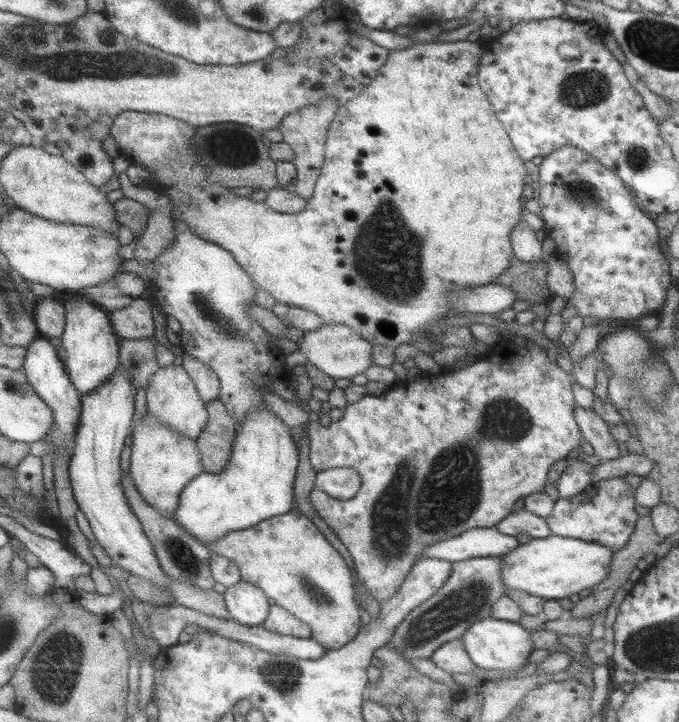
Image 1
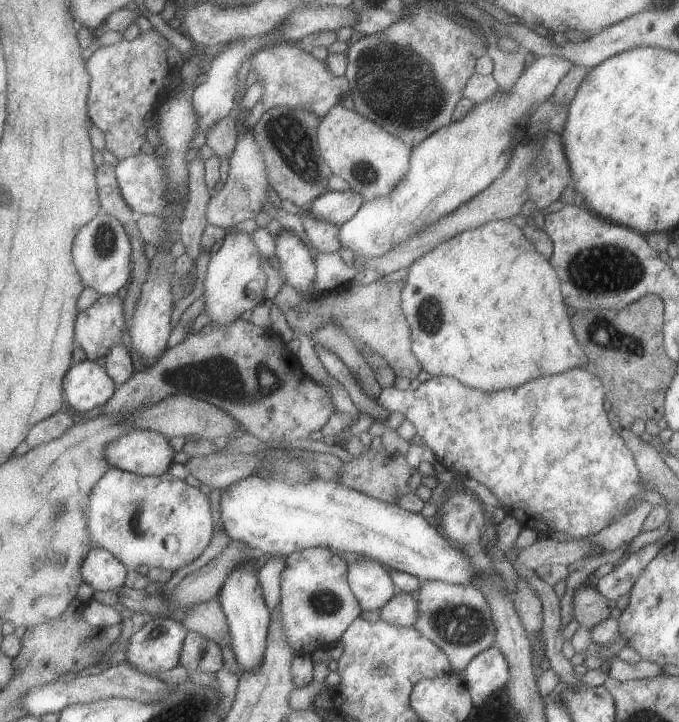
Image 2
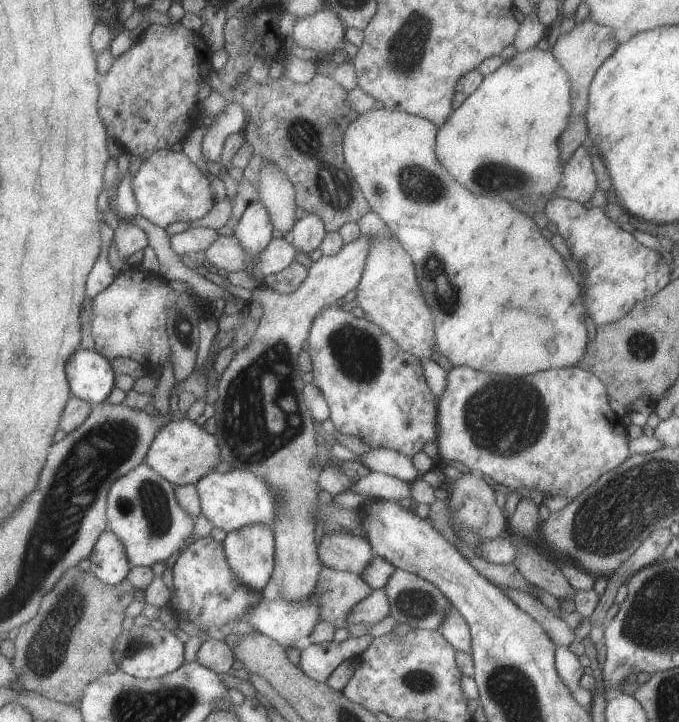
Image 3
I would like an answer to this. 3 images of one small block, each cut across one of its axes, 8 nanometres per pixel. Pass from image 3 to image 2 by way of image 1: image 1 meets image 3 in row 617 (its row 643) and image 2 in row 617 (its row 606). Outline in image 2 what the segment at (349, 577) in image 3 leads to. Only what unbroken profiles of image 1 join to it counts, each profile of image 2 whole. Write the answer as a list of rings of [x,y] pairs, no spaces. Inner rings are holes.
[[[313,547],[286,555],[286,568],[280,576],[280,622],[296,655],[312,656],[317,650],[332,649],[348,626],[361,616],[360,604],[347,580],[348,568],[347,563],[328,548]]]

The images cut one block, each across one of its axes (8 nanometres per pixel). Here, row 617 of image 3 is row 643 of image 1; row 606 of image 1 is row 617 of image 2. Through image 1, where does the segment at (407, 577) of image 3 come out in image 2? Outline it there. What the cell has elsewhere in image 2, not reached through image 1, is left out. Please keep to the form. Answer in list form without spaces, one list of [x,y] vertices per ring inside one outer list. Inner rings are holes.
[[[420,579],[420,588],[414,596],[418,600],[418,618],[413,628],[432,640],[446,654],[452,672],[459,674],[466,670],[472,658],[495,645],[496,626],[492,610],[476,586]]]

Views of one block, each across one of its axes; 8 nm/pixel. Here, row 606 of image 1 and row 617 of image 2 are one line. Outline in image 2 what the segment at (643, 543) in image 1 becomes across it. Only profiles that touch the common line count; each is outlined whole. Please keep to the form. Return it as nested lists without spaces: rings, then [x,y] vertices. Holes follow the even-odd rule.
[[[586,581],[576,588],[574,595],[574,619],[581,626],[592,629],[604,620],[610,619],[609,601],[598,592],[592,581]]]

